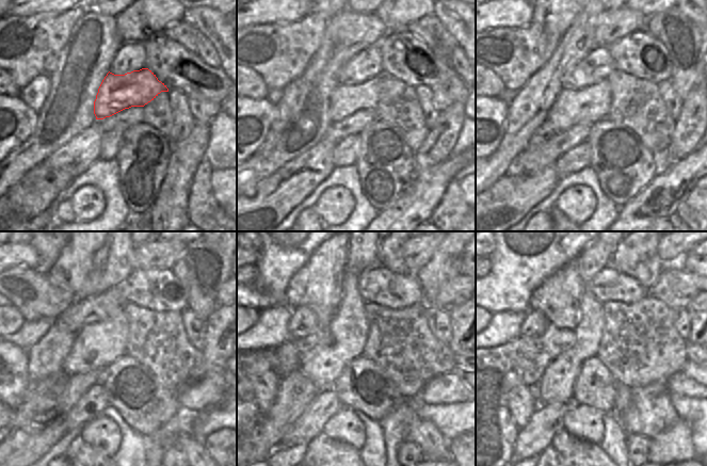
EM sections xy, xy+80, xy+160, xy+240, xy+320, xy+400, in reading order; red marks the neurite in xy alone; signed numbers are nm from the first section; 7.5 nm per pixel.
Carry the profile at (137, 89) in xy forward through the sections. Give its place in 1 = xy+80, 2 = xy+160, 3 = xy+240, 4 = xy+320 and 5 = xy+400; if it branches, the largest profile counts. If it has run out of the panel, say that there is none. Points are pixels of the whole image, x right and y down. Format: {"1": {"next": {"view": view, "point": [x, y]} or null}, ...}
{"1": {"next": {"view": "xy+80", "point": [346, 99]}}, "2": {"next": {"view": "xy+160", "point": [590, 105]}}, "3": {"next": {"view": "xy+240", "point": [96, 346]}}, "4": {"next": {"view": "xy+320", "point": [349, 327]}}, "5": {"next": {"view": "xy+400", "point": [557, 384]}}}

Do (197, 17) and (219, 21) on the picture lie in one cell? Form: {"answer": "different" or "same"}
{"answer": "same"}

